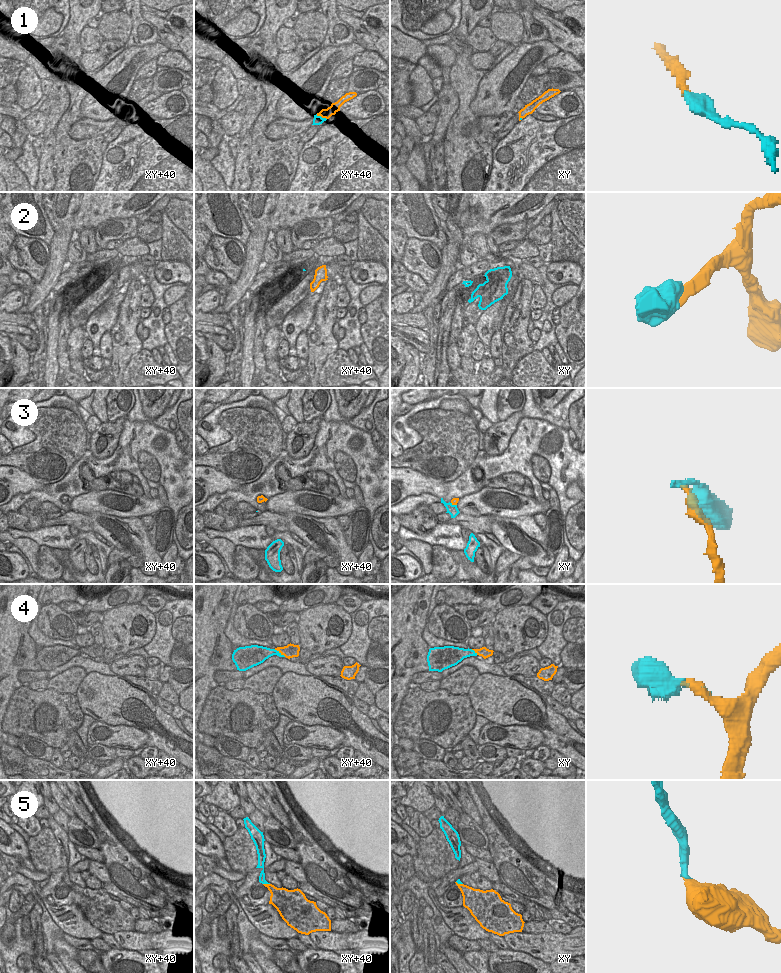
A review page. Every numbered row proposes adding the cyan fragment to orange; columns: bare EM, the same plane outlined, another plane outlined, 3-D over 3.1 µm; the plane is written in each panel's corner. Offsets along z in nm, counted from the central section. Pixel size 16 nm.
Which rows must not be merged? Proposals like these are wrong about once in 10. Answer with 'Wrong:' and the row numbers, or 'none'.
Wrong: 3

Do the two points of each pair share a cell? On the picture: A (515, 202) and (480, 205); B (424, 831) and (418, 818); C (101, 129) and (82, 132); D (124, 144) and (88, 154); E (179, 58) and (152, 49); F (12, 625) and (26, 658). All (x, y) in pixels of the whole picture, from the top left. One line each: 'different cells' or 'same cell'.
A: same cell
B: same cell
C: same cell
D: different cells
E: different cells
F: same cell

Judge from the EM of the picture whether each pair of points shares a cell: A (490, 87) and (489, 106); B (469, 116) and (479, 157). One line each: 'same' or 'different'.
A: same
B: same

